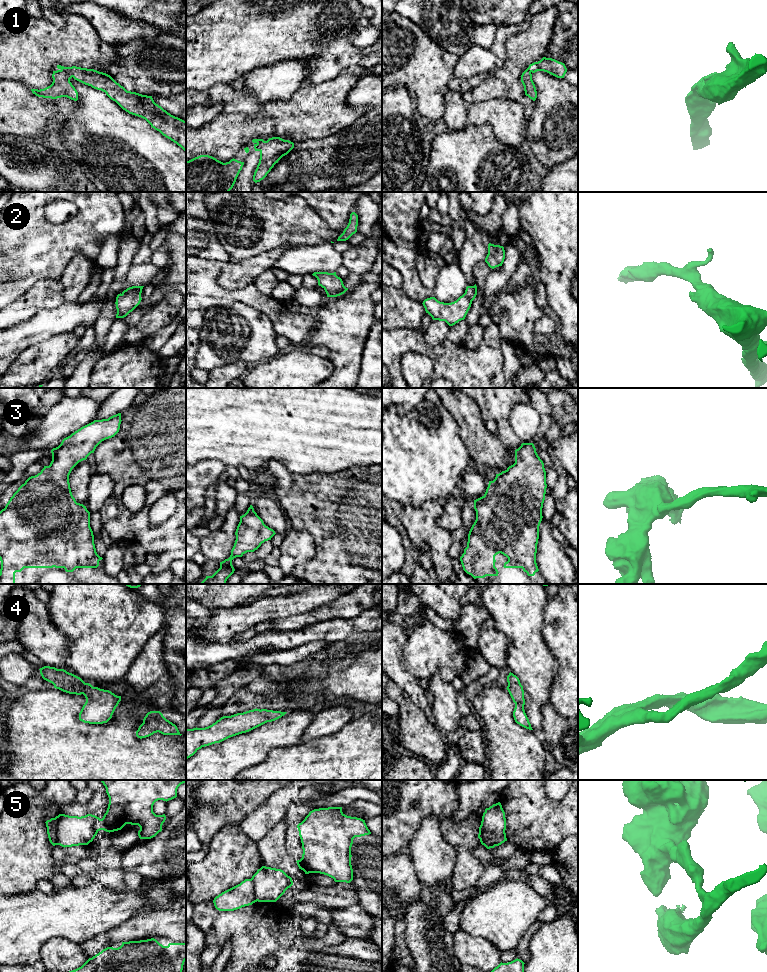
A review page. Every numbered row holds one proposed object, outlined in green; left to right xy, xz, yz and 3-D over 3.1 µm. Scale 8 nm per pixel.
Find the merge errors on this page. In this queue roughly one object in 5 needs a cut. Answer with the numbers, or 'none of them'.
5

